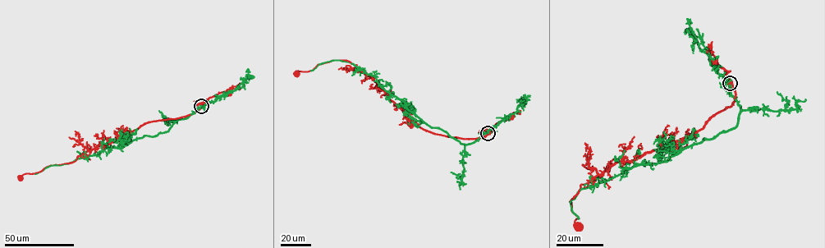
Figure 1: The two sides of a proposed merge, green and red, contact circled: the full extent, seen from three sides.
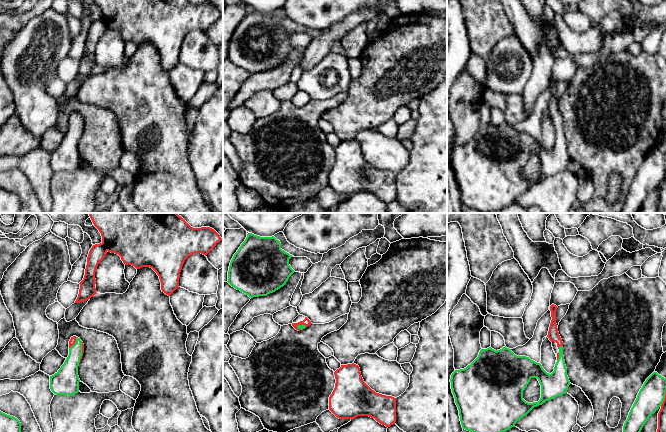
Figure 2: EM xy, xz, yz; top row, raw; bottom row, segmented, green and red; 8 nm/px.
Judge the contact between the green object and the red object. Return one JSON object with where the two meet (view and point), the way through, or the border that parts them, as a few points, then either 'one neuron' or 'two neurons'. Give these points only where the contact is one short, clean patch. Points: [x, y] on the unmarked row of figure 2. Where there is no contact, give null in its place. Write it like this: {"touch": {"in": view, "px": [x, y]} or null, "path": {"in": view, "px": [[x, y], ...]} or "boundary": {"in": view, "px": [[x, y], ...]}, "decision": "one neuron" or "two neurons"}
{"touch": {"in": "yz", "px": [560, 122]}, "decision": "two neurons"}

